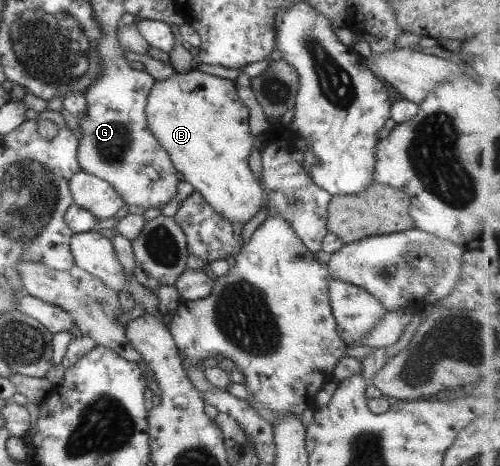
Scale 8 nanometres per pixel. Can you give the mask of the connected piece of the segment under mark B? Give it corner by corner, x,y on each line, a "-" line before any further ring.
197,69
189,71
188,73
181,74
176,72
170,77
163,80
155,80
152,87
149,89
146,103
145,103
145,120
147,128
150,133
154,136
154,139
160,144
160,147
168,154
174,170
180,180
186,181
196,191
209,207
214,209
214,212
218,213
222,219
226,221
238,222
244,225
252,216
254,216
260,208
264,205
264,193
259,187
257,180
252,177
248,168
247,157
252,149
256,149
258,152
263,149
263,137
260,135
252,137
249,134
249,111
248,108
240,101
238,97
234,82
226,78
220,78
208,73
202,73

